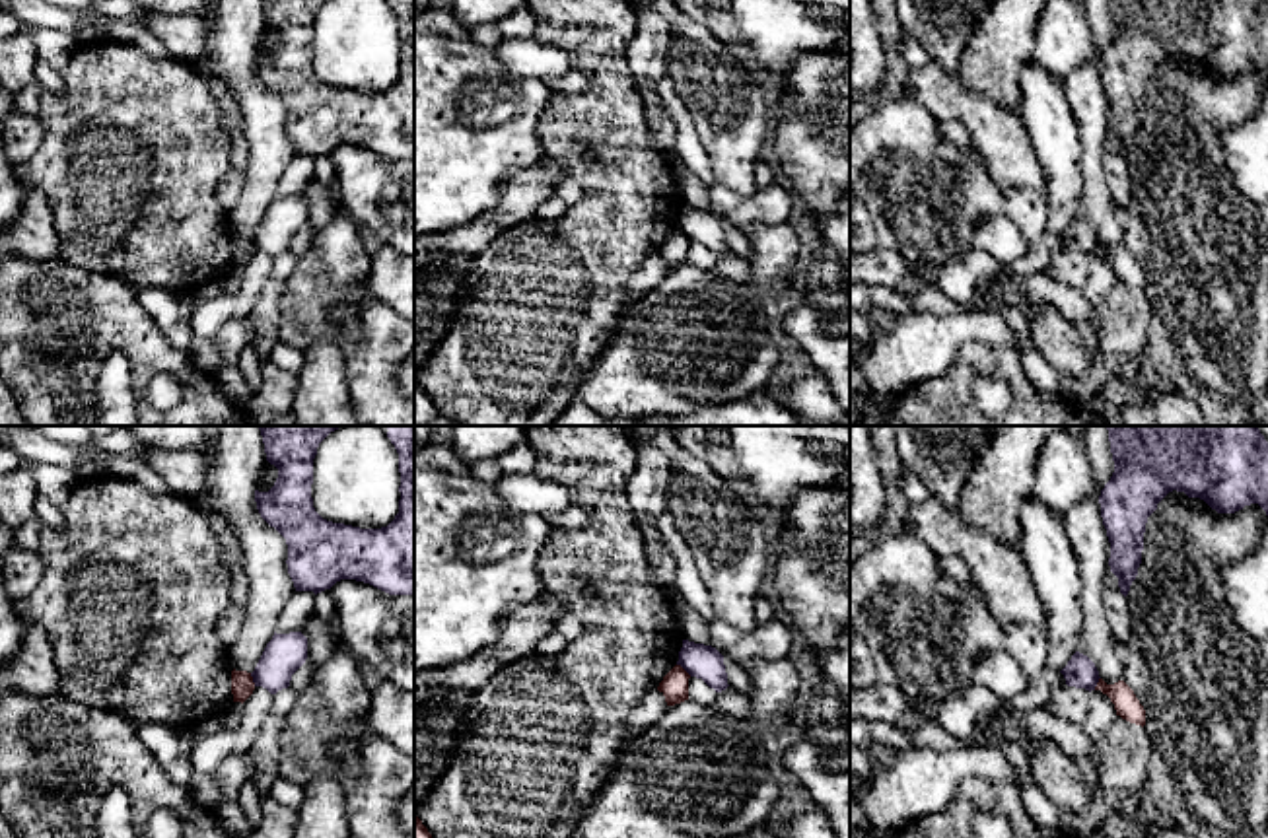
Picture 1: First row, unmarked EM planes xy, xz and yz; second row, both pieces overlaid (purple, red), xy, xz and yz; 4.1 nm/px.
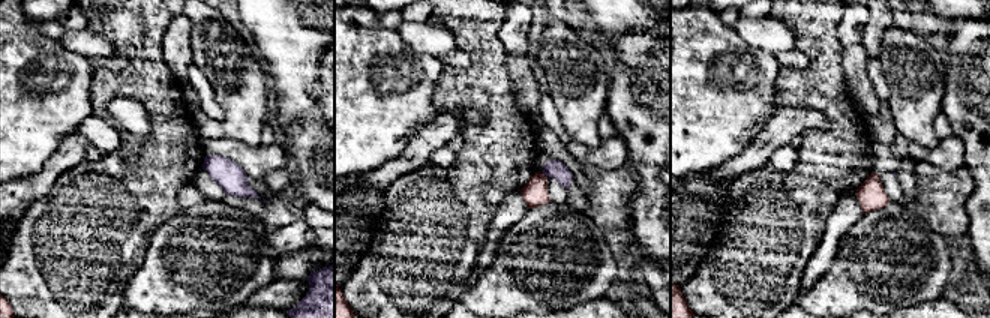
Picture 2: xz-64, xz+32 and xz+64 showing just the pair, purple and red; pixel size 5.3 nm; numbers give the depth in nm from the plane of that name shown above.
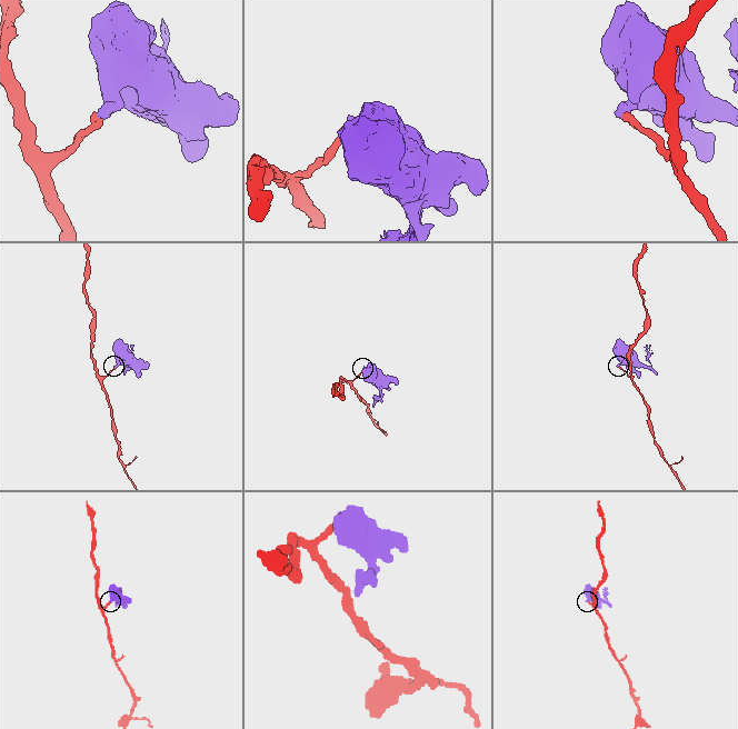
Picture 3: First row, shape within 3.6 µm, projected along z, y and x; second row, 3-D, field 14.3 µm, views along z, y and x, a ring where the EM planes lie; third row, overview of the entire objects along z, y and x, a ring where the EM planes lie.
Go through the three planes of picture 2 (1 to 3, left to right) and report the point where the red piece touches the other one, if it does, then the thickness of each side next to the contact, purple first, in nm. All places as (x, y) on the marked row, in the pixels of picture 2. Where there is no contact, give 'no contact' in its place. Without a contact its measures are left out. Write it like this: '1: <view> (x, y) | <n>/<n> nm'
1: no contact
2: xz+32 (545, 174) | 100/140 nm
3: no contact

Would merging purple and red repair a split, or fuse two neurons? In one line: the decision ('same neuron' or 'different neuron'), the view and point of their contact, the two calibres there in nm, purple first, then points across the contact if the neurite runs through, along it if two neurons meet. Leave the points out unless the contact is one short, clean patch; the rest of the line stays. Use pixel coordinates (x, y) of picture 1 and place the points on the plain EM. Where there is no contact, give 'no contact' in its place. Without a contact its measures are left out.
different neuron; contact xz (685, 234); calibres 140 and 110 nm; border xz (677, 228), (691, 240)

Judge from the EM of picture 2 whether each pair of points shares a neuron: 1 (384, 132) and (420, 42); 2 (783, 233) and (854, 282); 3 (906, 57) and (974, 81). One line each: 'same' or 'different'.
1: different
2: different
3: different

